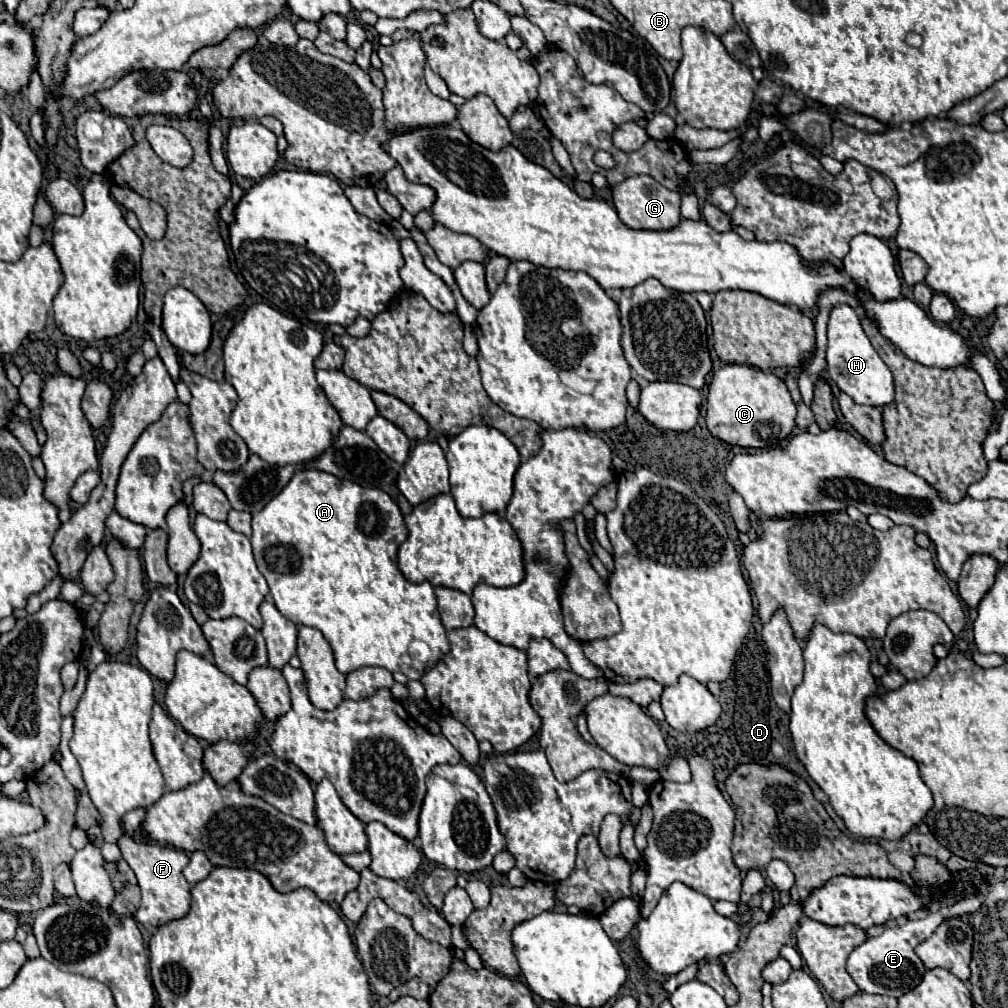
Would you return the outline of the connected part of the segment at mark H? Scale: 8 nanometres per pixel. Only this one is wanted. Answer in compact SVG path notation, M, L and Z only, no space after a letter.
M835 305L827 325L827 371L839 391L847 393L859 405L885 407L893 401L893 375L863 333L857 313L849 305Z

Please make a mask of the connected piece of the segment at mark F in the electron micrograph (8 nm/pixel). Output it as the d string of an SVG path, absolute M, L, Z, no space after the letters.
M125 835L117 843L119 843L119 849L123 853L123 859L135 871L141 893L143 893L143 901L135 913L135 919L143 927L153 931L153 929L157 929L169 921L185 917L189 911L191 895L189 895L189 883L183 877L183 869L189 863L189 857L179 849L163 847L157 843L137 843Z

